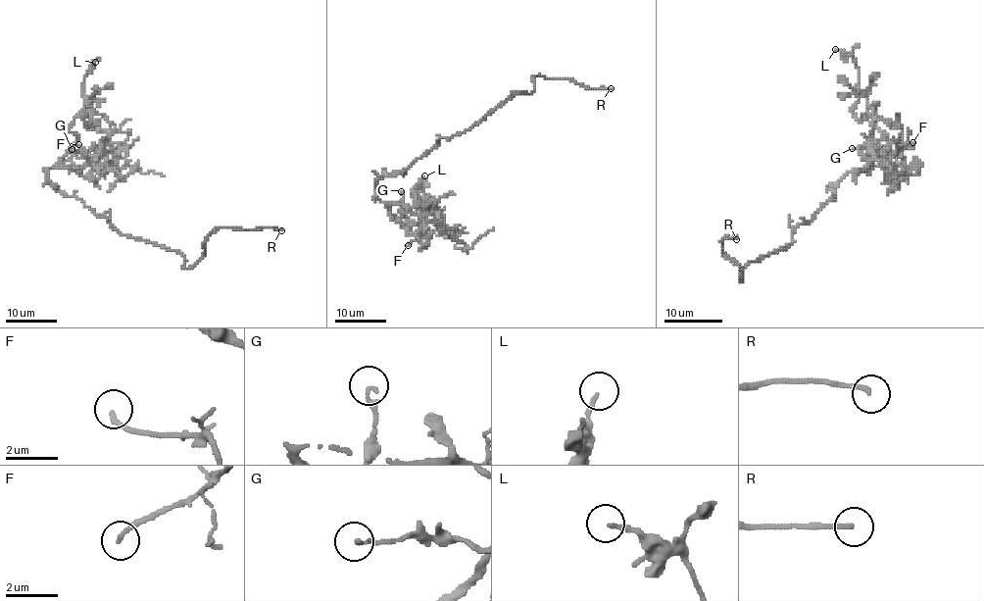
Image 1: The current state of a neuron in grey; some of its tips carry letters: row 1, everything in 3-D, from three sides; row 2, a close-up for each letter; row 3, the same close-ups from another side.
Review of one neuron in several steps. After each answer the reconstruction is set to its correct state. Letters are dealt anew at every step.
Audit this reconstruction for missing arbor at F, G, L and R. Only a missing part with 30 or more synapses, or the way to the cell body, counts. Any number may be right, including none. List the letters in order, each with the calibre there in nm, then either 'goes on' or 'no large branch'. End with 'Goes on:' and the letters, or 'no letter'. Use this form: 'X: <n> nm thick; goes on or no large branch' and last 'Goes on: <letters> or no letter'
F: 160 nm thick; no large branch
G: 160 nm thick; no large branch
L: 150 nm thick; no large branch
R: 180 nm thick; goes on
Goes on: R

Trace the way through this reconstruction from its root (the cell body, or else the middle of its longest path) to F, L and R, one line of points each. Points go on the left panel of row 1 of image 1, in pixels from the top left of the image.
F: (87, 207), (46, 177), (50, 168), (85, 165), (100, 155), (88, 153), (92, 144), (95, 149), (78, 144)
L: (87, 207), (46, 175), (77, 139), (73, 120), (82, 112), (91, 120), (82, 84), (95, 62)
R: (87, 207), (124, 235), (177, 251), (185, 268), (204, 254), (206, 239), (219, 227), (281, 230)

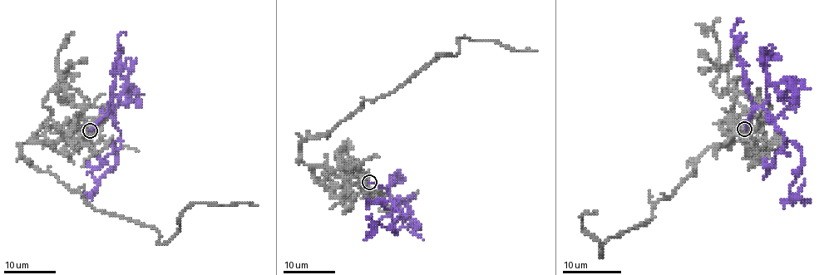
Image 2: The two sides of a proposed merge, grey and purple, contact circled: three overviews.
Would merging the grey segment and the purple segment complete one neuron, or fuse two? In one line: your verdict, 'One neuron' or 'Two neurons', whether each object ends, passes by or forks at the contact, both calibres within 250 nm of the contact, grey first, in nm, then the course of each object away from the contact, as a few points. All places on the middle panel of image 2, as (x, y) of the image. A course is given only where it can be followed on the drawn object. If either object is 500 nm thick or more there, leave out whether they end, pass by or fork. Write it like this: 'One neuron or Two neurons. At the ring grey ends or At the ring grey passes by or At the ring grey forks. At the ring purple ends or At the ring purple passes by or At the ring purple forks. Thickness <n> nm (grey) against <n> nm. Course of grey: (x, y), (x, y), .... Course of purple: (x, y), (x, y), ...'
Two neurons. At the ring grey passes by. At the ring purple ends. Thickness 110 nm (grey) against 160 nm. Course of grey: (369, 182), (353, 170), (307, 165), (299, 144), (392, 93), (438, 54), (455, 55), (460, 38), (536, 50). Course of purple: (369, 182), (382, 186), (390, 195), (399, 217), (394, 221), (395, 233), (377, 222), (372, 235), (364, 240)

